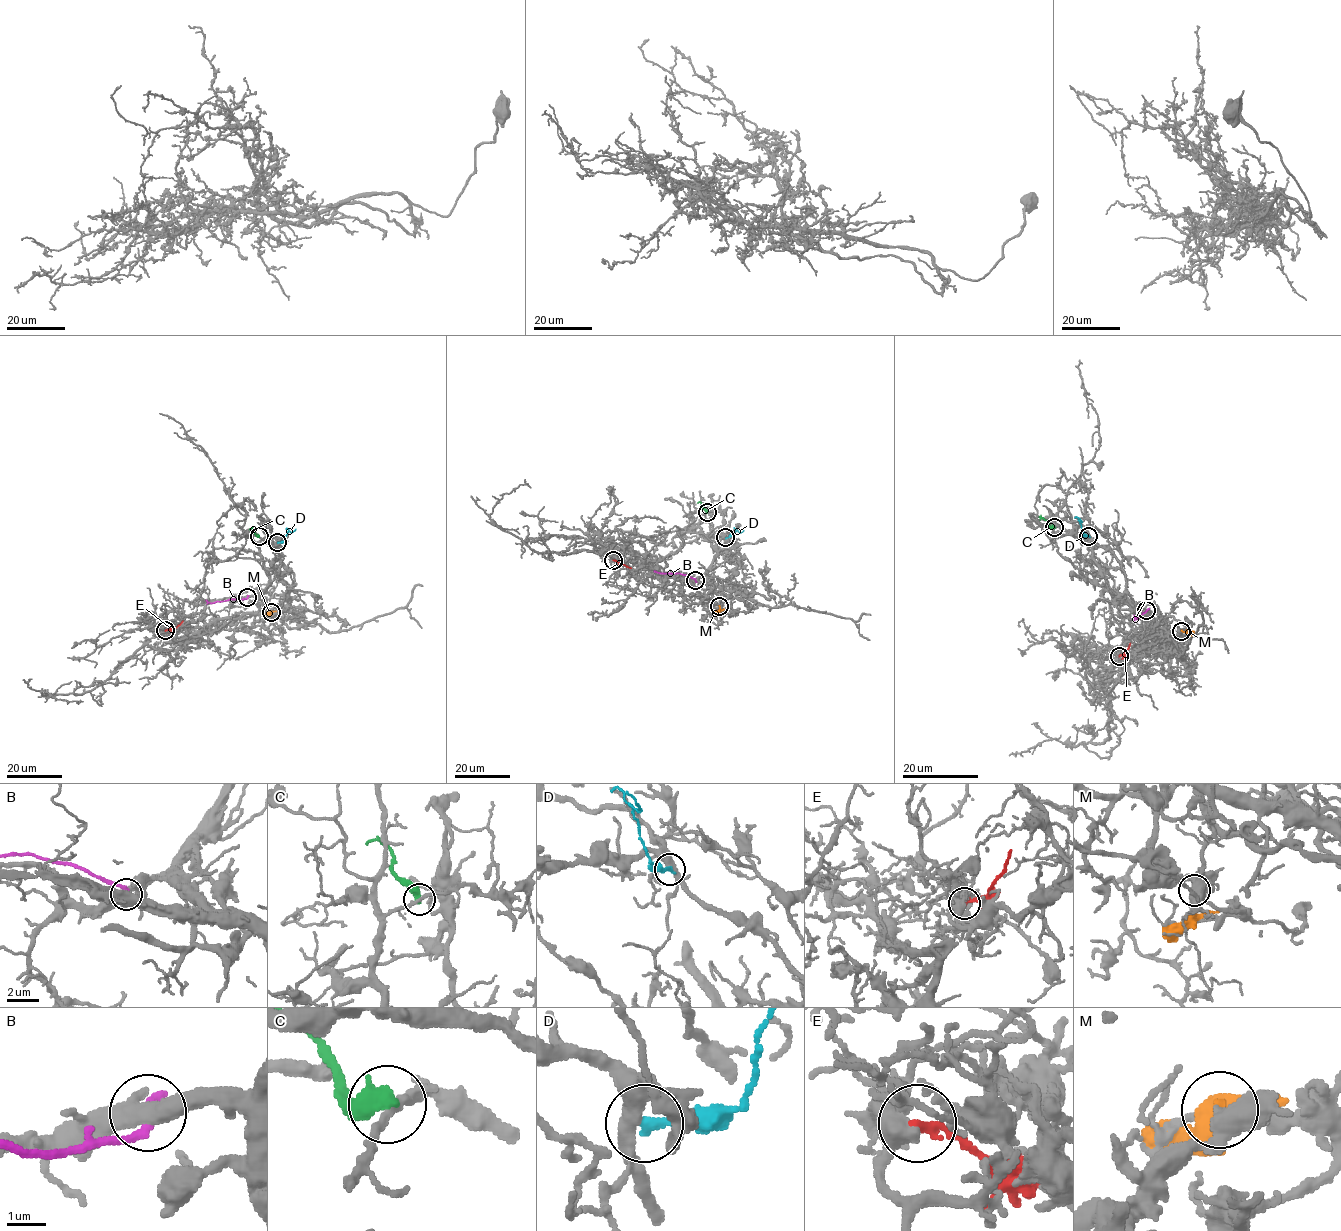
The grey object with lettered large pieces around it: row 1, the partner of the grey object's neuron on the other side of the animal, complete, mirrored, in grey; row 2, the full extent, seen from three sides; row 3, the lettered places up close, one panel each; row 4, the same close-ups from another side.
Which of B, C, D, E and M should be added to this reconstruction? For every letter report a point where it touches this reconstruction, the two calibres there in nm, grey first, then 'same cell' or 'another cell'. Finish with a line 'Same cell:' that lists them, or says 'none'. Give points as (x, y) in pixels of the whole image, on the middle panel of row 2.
B: (695, 580) | 440/320 nm | another cell
C: (707, 512) | 200/550 nm | another cell
D: (725, 537) | 400/260 nm | another cell
E: (613, 560) | 500/200 nm | another cell
M: (719, 606) | 400/240 nm | another cell
Same cell: none

